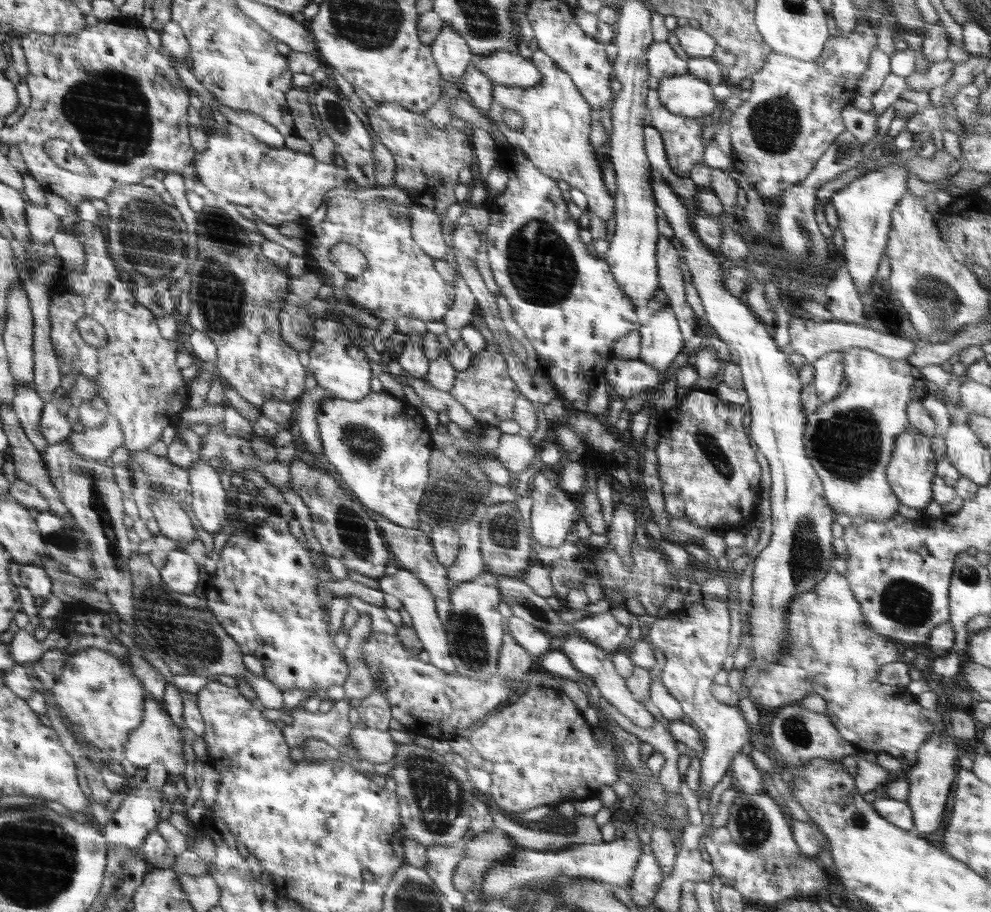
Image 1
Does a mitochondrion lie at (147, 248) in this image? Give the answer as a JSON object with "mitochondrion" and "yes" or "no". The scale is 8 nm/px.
{"mitochondrion":"yes"}

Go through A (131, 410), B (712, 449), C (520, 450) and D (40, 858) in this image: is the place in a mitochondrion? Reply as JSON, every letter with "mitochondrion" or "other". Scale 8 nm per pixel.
{"A":"other","B":"mitochondrion","C":"other","D":"mitochondrion"}

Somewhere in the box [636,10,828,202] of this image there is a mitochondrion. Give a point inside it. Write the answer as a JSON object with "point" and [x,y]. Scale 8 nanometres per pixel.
{"point":[775,124]}

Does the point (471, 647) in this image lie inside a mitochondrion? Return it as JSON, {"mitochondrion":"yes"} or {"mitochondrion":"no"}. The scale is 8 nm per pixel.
{"mitochondrion":"yes"}

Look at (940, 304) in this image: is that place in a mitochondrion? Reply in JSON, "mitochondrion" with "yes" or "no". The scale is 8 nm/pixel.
{"mitochondrion":"yes"}

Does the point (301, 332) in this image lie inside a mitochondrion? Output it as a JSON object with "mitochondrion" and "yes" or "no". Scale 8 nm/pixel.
{"mitochondrion":"yes"}

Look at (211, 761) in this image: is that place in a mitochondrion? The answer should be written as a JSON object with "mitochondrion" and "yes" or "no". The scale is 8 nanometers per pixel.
{"mitochondrion":"no"}

